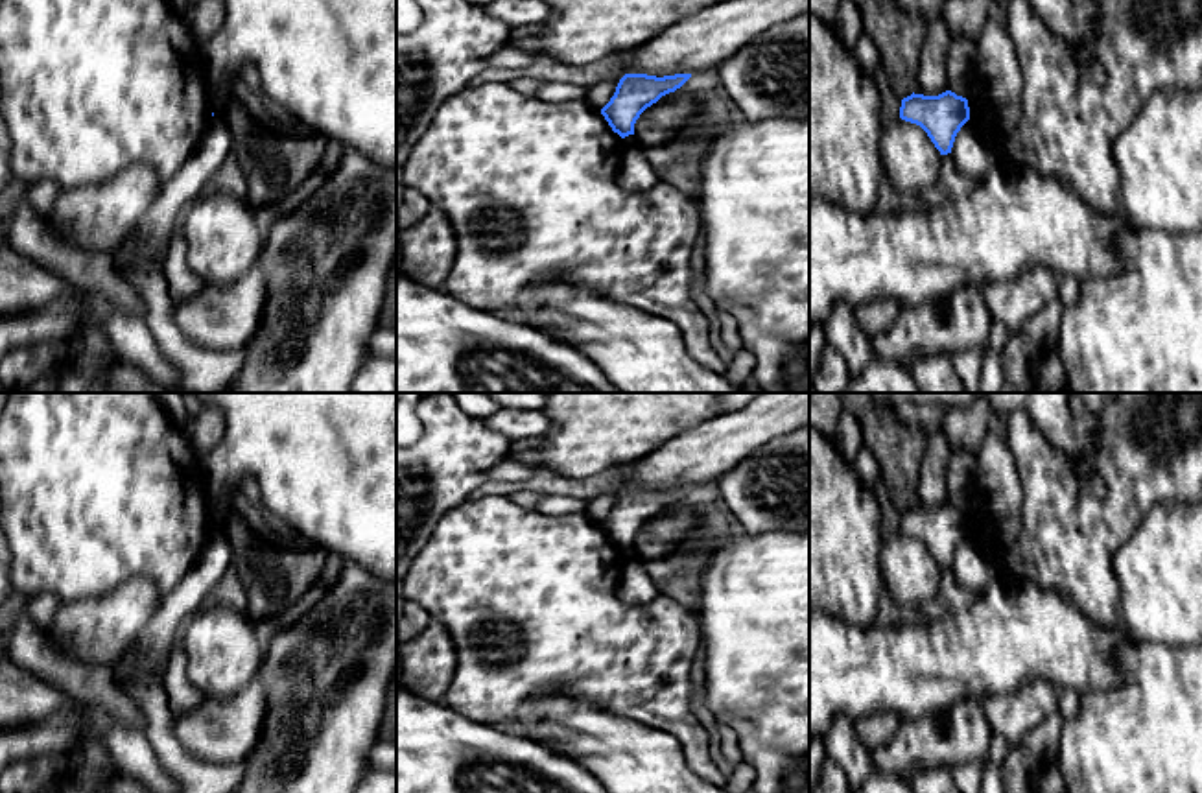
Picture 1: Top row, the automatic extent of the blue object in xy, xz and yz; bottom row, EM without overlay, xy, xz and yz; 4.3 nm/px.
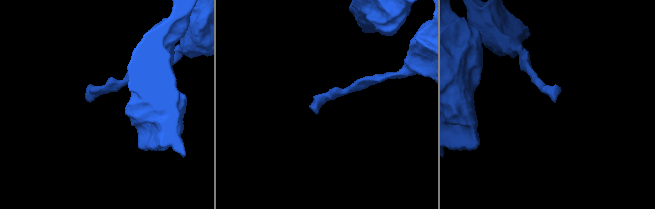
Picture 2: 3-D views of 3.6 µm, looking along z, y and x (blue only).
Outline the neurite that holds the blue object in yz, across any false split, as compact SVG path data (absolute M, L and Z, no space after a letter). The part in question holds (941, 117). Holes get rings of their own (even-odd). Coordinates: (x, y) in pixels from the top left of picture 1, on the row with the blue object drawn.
M951 90L938 96L913 92L902 100L900 118L920 125L940 155L948 155L957 133L970 120L970 107L966 98Z

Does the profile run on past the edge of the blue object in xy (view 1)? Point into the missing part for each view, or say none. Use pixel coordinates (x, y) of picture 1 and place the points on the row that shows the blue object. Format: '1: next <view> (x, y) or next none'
1: next none

